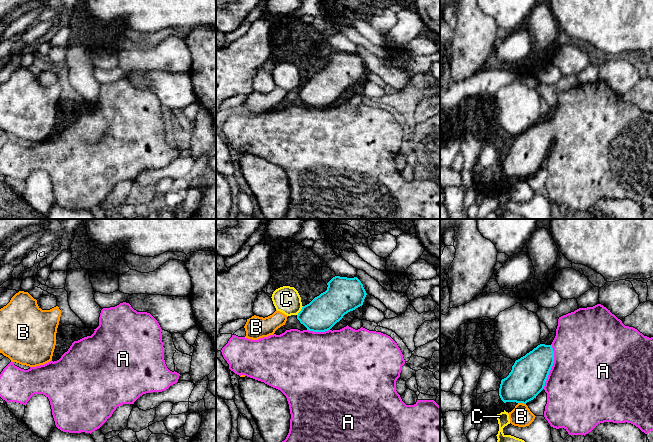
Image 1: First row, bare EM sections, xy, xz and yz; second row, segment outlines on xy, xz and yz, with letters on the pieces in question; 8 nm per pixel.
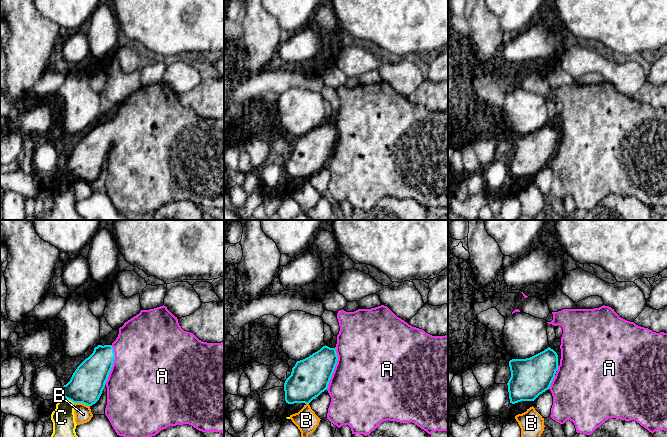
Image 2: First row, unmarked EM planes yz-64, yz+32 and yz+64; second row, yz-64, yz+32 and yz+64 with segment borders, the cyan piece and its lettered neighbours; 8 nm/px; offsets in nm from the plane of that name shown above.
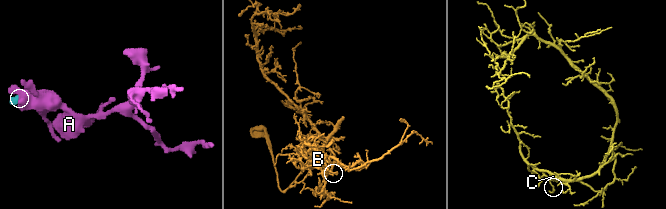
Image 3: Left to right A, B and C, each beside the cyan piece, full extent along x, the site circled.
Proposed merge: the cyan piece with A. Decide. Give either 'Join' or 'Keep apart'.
Join

